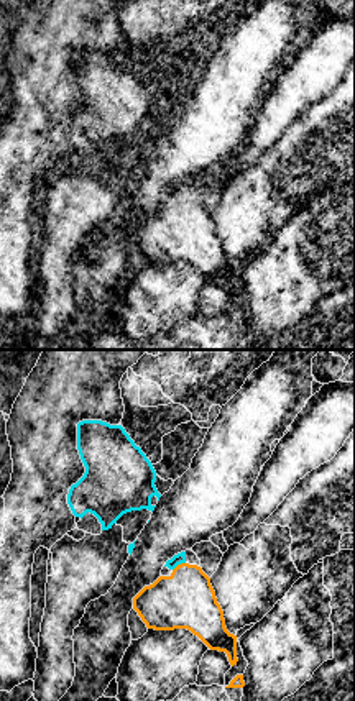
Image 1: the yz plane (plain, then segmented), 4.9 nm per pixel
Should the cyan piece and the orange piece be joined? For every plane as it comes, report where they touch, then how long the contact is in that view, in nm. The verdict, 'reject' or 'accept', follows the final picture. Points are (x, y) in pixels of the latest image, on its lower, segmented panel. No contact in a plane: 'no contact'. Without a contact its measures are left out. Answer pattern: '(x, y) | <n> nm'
(178, 563) | 80 nm

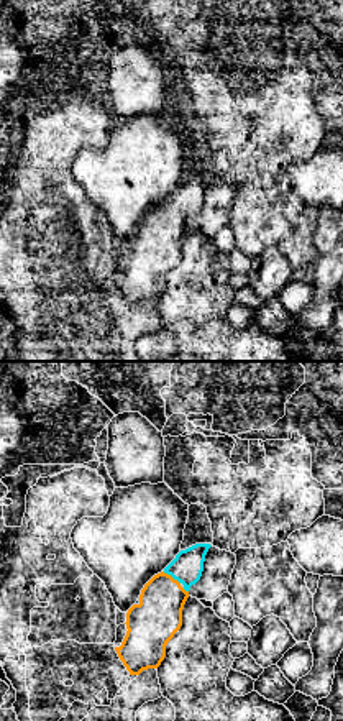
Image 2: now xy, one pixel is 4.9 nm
(171, 575) | 110 nm

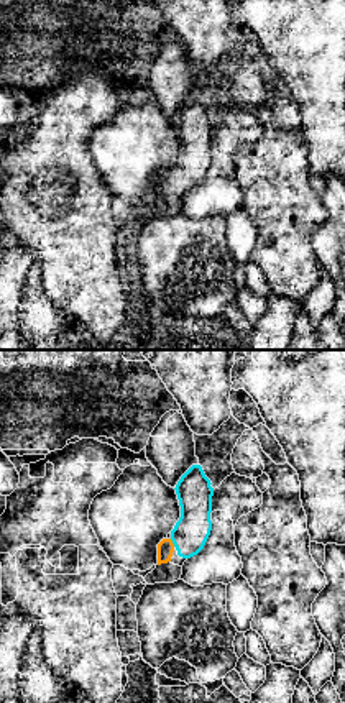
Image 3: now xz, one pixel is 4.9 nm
(173, 542) | 50 nm

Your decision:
accept

